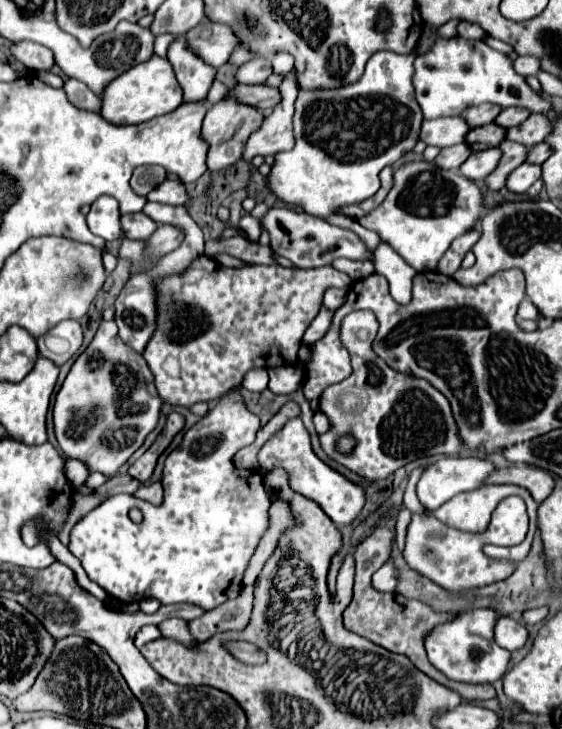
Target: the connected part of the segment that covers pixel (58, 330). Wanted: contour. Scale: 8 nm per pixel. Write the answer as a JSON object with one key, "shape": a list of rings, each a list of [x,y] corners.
{"shape":[[[64,321],[38,339],[38,353],[40,357],[46,357],[60,367],[74,353],[78,353],[82,341],[84,341],[82,325],[78,321]]]}

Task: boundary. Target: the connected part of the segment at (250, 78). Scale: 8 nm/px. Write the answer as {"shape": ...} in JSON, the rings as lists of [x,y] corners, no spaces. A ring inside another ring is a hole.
{"shape":[[[254,57],[252,61],[244,63],[238,69],[236,79],[238,79],[238,83],[258,85],[258,83],[264,83],[270,75],[272,75],[272,63],[268,59],[264,59],[264,57]]]}

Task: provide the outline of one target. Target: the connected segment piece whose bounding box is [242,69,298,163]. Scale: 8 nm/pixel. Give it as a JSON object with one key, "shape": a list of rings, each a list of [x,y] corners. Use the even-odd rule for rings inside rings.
{"shape":[[[292,69],[282,85],[280,85],[282,101],[280,107],[274,107],[270,115],[266,115],[264,127],[256,131],[244,149],[242,159],[246,163],[252,163],[256,155],[268,157],[276,155],[280,151],[288,151],[294,147],[294,133],[292,133],[292,117],[294,117],[294,101],[298,97],[298,79],[296,69]]]}

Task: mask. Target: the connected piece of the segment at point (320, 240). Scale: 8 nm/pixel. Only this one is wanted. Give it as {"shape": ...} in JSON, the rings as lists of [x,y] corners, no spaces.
{"shape":[[[272,207],[262,217],[262,229],[268,231],[270,241],[274,245],[274,253],[280,257],[290,259],[300,269],[314,269],[330,265],[336,257],[348,257],[348,259],[372,259],[366,251],[364,243],[346,229],[334,227],[326,223],[320,217],[312,217],[308,213],[296,213],[286,207]]]}

